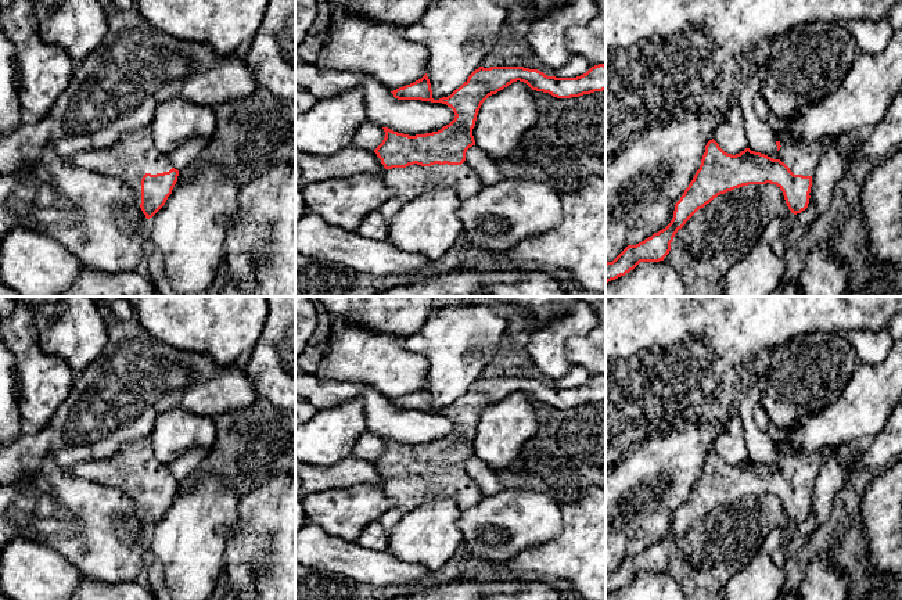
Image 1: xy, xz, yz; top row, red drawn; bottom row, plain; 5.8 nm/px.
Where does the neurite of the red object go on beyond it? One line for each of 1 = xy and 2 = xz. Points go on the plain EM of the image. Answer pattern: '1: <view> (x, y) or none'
1: xy (135, 464)
2: xz (406, 493)

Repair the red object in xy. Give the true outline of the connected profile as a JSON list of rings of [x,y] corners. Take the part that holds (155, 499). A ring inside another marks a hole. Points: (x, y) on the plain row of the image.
[[[150,438],[125,443],[109,459],[76,464],[72,473],[127,495],[147,529],[165,515],[179,486],[168,466],[155,457]]]

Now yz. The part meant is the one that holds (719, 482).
[[[776,448],[779,468],[745,459],[740,464],[725,463],[712,449],[705,456],[700,479],[675,514],[671,533],[636,556],[628,556],[612,572],[605,574],[605,594],[633,581],[640,572],[660,572],[671,561],[675,545],[714,509],[748,495],[776,495],[791,524],[808,518],[812,486],[823,461],[823,453]]]

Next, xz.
[[[594,376],[586,384],[576,388],[547,387],[538,380],[524,377],[479,377],[450,406],[439,410],[432,409],[431,394],[427,384],[413,394],[391,402],[398,410],[421,410],[446,414],[453,420],[456,427],[441,441],[425,445],[409,446],[382,438],[385,448],[374,463],[385,478],[382,489],[392,502],[392,507],[378,520],[387,532],[389,532],[405,514],[432,499],[452,499],[461,510],[466,510],[484,497],[477,481],[466,471],[467,460],[475,456],[472,439],[477,425],[482,413],[489,406],[496,405],[517,391],[527,394],[532,400],[549,403],[557,409],[579,407],[605,400],[605,376]]]

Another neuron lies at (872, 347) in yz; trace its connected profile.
[[[888,327],[880,331],[848,331],[845,337],[854,345],[859,363],[866,364],[881,363],[895,342]]]

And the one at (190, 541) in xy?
[[[202,477],[186,484],[179,482],[177,492],[165,515],[148,529],[148,545],[155,560],[162,564],[163,582],[172,600],[209,600],[226,565],[226,549],[237,535],[240,485],[230,478]]]

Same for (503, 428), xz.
[[[513,392],[481,416],[472,446],[493,473],[514,467],[524,443],[538,432],[538,413],[524,392]]]

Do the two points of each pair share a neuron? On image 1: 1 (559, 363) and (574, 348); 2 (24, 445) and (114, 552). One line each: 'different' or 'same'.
1: different
2: different

